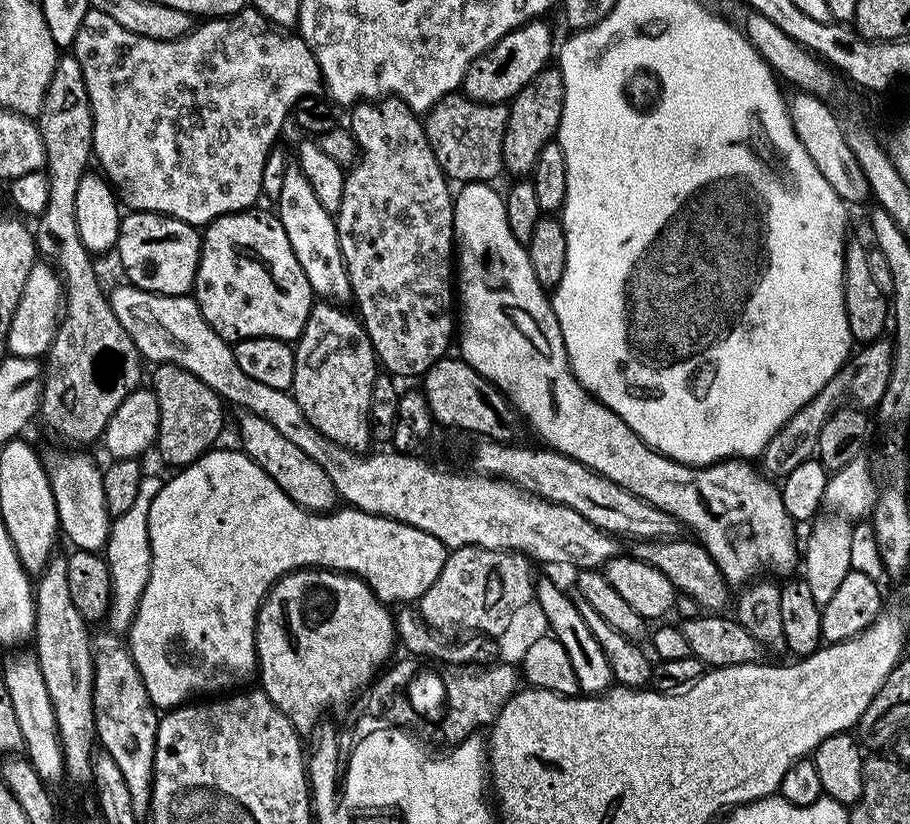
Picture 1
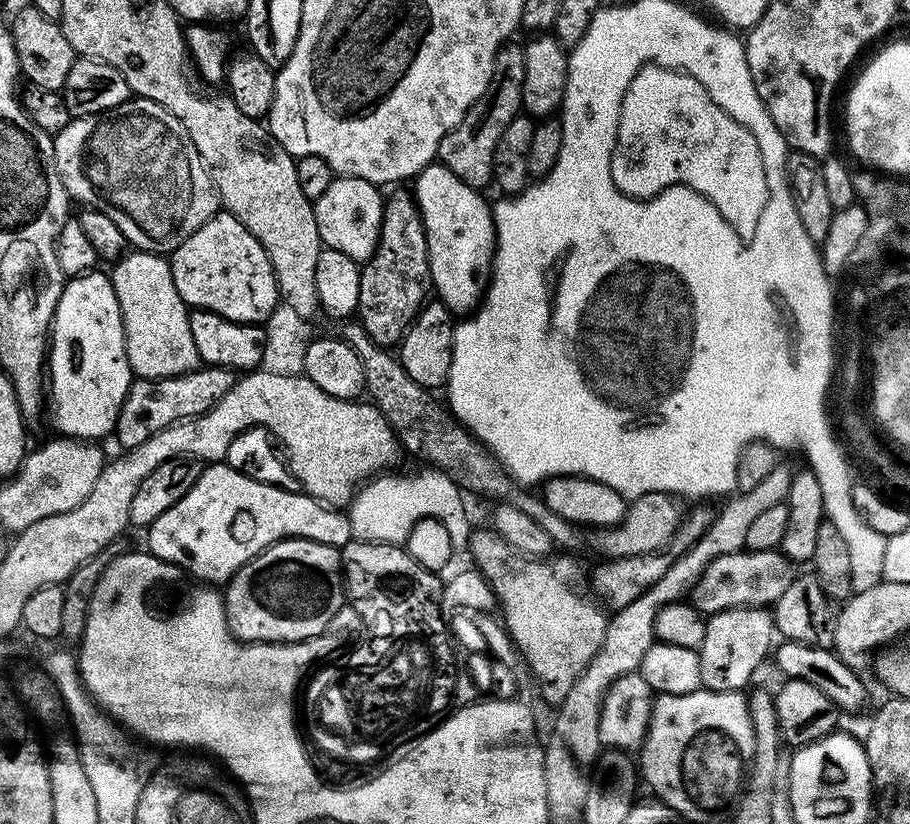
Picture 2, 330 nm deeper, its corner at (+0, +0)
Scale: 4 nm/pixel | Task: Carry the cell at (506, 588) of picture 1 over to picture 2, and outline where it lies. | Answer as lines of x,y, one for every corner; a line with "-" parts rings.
651,492
637,496
629,503
621,524
615,524
613,528
598,528
591,533
591,547
597,548
608,560
665,551
686,515
685,509
680,509
680,504
681,501
671,492

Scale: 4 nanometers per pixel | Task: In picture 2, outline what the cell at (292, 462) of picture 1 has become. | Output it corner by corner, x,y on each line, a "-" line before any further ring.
129,251
111,265
114,294
124,323
124,345
133,373
141,380
184,376
202,361
190,334
190,311
174,286
172,265
154,252

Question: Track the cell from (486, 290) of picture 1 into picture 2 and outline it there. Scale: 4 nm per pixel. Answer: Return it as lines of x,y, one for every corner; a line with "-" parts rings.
429,170
423,173
422,181
424,185
419,185
418,195
416,197
416,205
420,207
420,217
424,223
424,230
426,232
426,246
428,247
428,265
430,266
430,284
434,289
435,295
443,302
447,308
451,310
453,314
460,314
460,312
468,312
471,308
476,308
480,304
480,299
484,296
484,287
489,287
490,277
493,275
492,272
492,255
497,255
498,252
498,229
496,221
494,219
493,209
490,204
484,201
484,192
478,188
472,188
469,184
463,184
458,182
458,178
454,178
454,174
445,172
443,170

